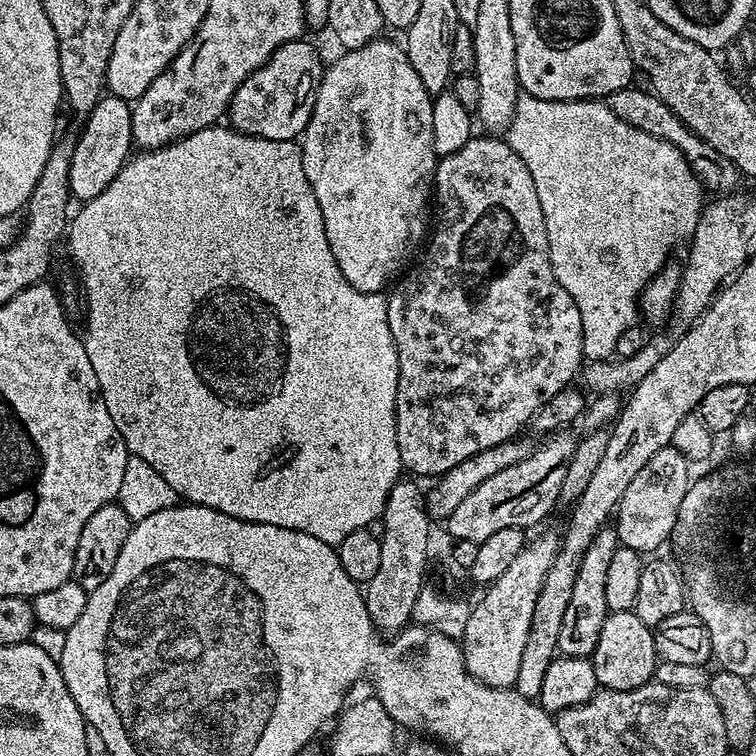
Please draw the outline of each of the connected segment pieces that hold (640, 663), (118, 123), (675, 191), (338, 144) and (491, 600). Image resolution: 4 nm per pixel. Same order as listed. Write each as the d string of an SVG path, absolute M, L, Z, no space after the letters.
M635 611L609 612L606 622L602 622L602 634L598 634L598 646L594 646L590 659L601 689L638 690L638 686L649 683L656 674L658 657L653 629L648 628Z
M105 94L96 103L94 110L90 110L90 114L83 117L82 124L84 124L84 129L78 132L76 136L74 158L70 162L70 186L68 190L75 199L77 196L80 200L92 200L92 202L96 202L108 190L110 182L114 182L114 178L118 178L122 166L127 164L133 155L132 104L117 96Z
M521 94L514 106L514 118L506 129L508 145L526 162L526 170L530 170L530 178L534 178L534 190L538 190L538 202L542 202L542 218L546 218L546 242L550 246L550 266L554 270L554 278L574 298L574 306L578 306L578 314L582 314L582 350L585 361L608 360L615 353L618 338L625 330L637 327L640 291L657 276L660 269L669 263L672 247L679 240L687 241L694 234L700 221L700 214L706 203L706 192L700 179L692 173L686 158L673 144L662 138L654 138L618 118L608 109L607 103L594 100L547 100Z
M377 38L366 46L345 51L340 54L344 56L325 67L314 98L314 110L302 137L302 170L310 178L318 206L322 206L326 242L334 250L338 270L342 270L346 282L360 292L387 289L388 280L395 281L396 272L403 273L404 263L417 255L430 228L430 178L435 177L438 163L432 145L433 93L422 86L422 78L410 66L407 51L384 39Z
M544 532L537 540L529 539L524 548L510 562L506 574L495 580L488 592L477 604L471 605L470 622L462 637L464 665L478 682L491 688L512 688L518 678L522 663L522 649L530 634L530 618L534 618L534 602L538 602L538 590L546 578L546 570L554 562L560 549L561 537Z

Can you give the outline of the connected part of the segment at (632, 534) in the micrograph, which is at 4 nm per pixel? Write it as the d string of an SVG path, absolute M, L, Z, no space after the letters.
M669 446L658 450L658 454L638 470L630 486L626 486L626 494L622 494L614 513L616 535L623 547L647 554L669 543L678 518L678 506L682 506L682 498L686 498L690 483L688 468L689 460L678 449Z

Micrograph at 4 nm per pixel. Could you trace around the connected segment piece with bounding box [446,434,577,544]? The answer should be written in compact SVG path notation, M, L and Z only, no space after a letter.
M552 434L545 440L548 441L537 452L536 449L529 451L522 462L494 474L494 478L486 478L482 486L470 490L468 497L447 518L446 527L453 541L481 544L498 530L528 530L531 524L547 518L548 511L560 500L562 481L566 478L577 441L571 440L568 434Z

